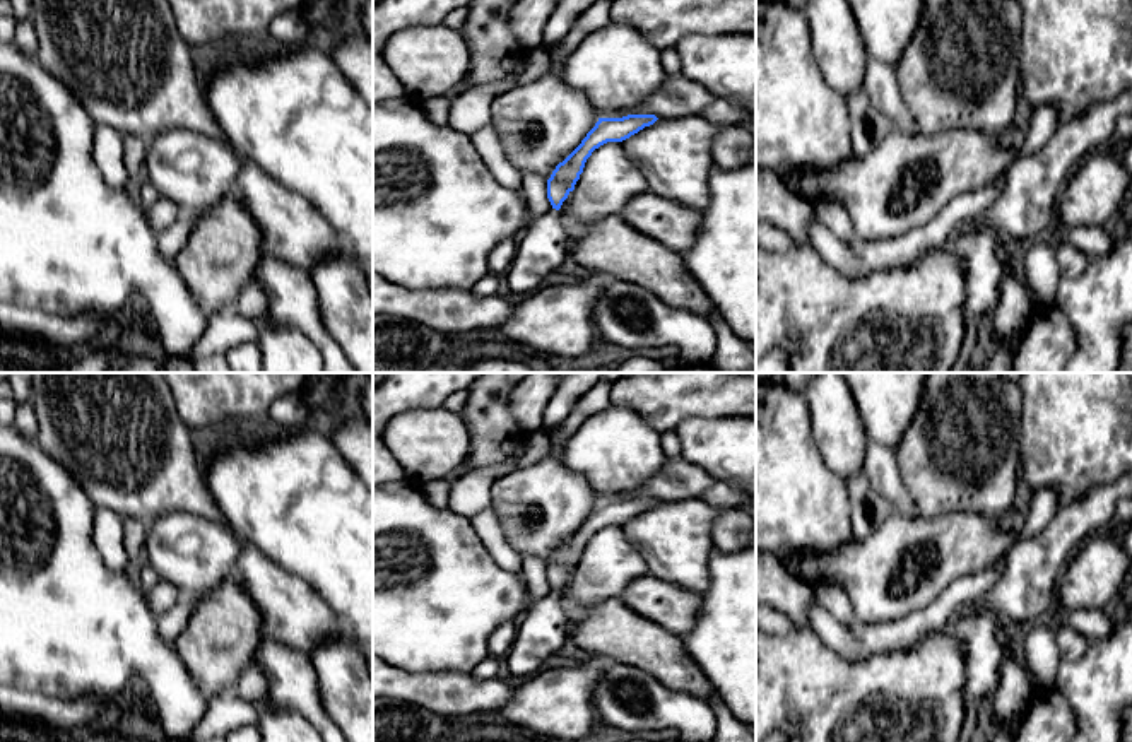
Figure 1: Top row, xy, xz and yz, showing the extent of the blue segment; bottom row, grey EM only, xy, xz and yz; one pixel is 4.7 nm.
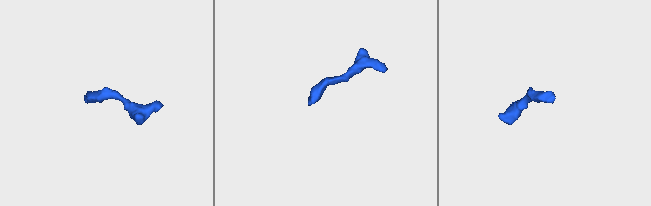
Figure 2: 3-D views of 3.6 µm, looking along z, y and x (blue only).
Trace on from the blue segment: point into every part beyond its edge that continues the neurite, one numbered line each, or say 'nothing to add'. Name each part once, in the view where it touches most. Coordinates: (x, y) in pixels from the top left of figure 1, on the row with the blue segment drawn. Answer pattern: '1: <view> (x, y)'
1: xz (544, 245)

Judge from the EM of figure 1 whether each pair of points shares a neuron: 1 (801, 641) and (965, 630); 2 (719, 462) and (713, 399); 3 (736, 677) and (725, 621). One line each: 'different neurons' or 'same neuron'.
1: different neurons
2: different neurons
3: same neuron

